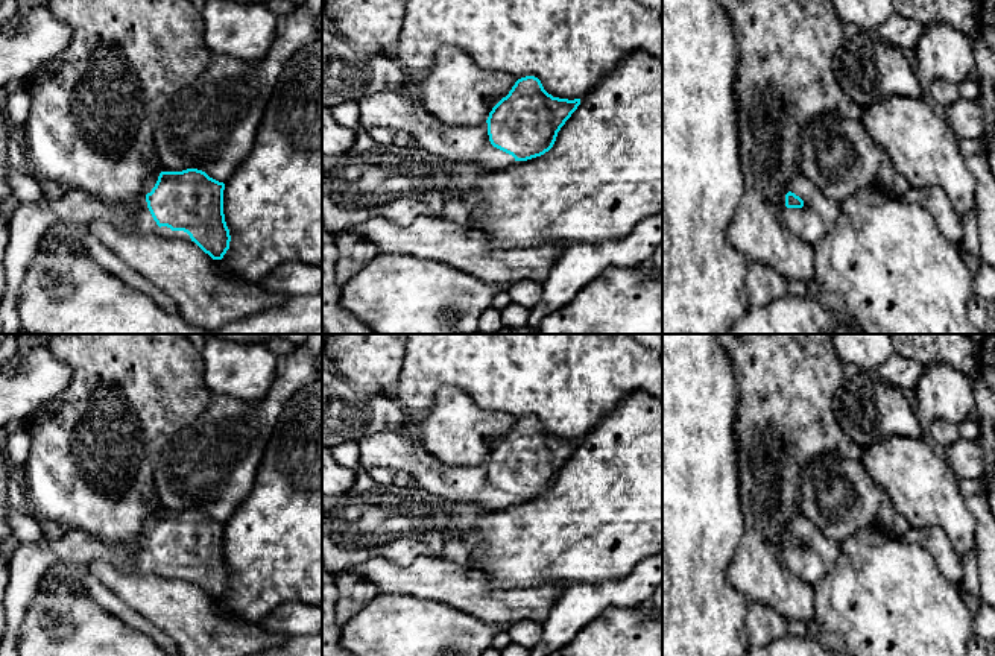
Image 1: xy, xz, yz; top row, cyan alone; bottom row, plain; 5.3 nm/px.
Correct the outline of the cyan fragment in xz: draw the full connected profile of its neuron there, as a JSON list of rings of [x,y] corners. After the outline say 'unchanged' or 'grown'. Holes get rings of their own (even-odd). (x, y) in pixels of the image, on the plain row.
[[[526,416],[485,463],[448,466],[430,456],[415,434],[389,430],[357,440],[357,472],[374,466],[401,469],[439,501],[485,506],[491,512],[548,492],[579,445],[580,439],[553,437],[538,418]]]; grown

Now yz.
[[[802,513],[788,524],[785,566],[801,580],[816,585],[835,565],[840,545],[828,539]]]; grown

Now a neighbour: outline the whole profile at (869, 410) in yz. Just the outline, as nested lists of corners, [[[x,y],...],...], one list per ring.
[[[860,372],[843,381],[834,393],[832,410],[840,428],[863,449],[893,436],[921,439],[925,430],[904,392],[881,381],[875,372]]]

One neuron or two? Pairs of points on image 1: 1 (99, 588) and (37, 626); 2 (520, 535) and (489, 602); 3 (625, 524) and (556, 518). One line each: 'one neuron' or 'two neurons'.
1: two neurons
2: two neurons
3: one neuron

